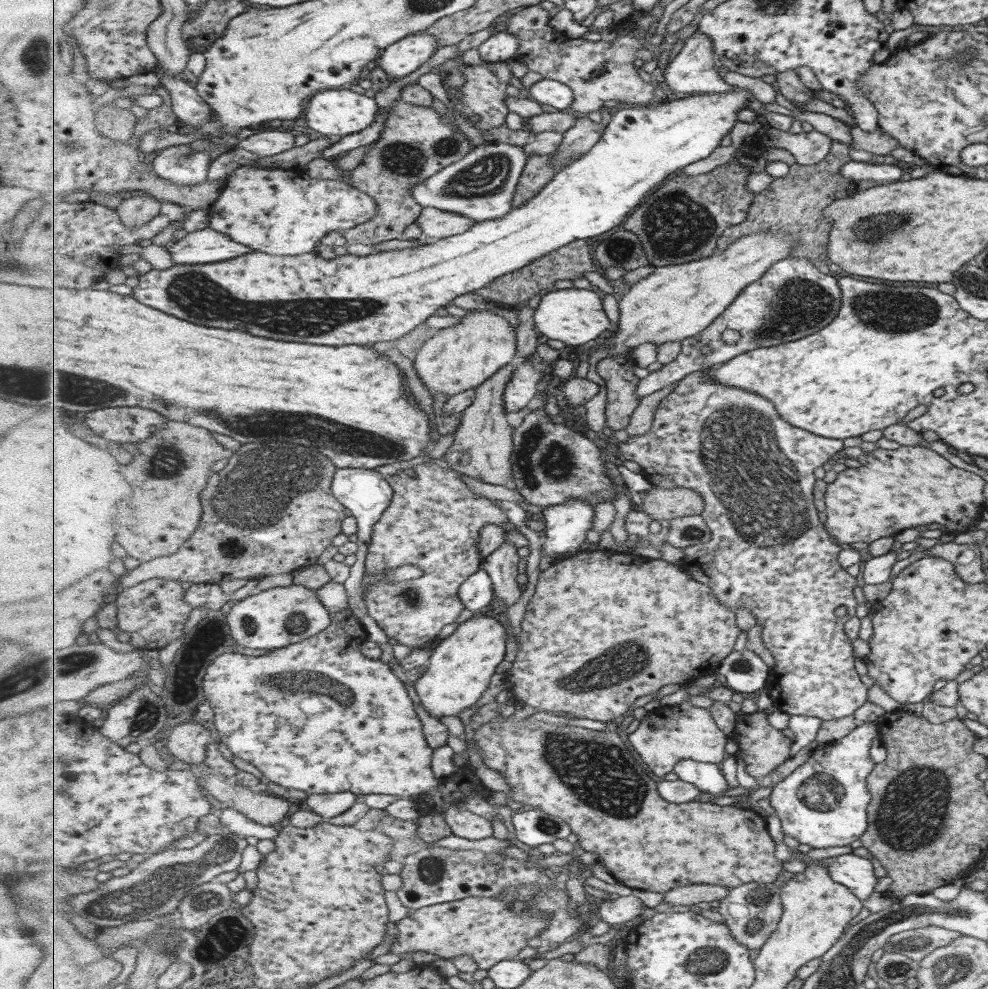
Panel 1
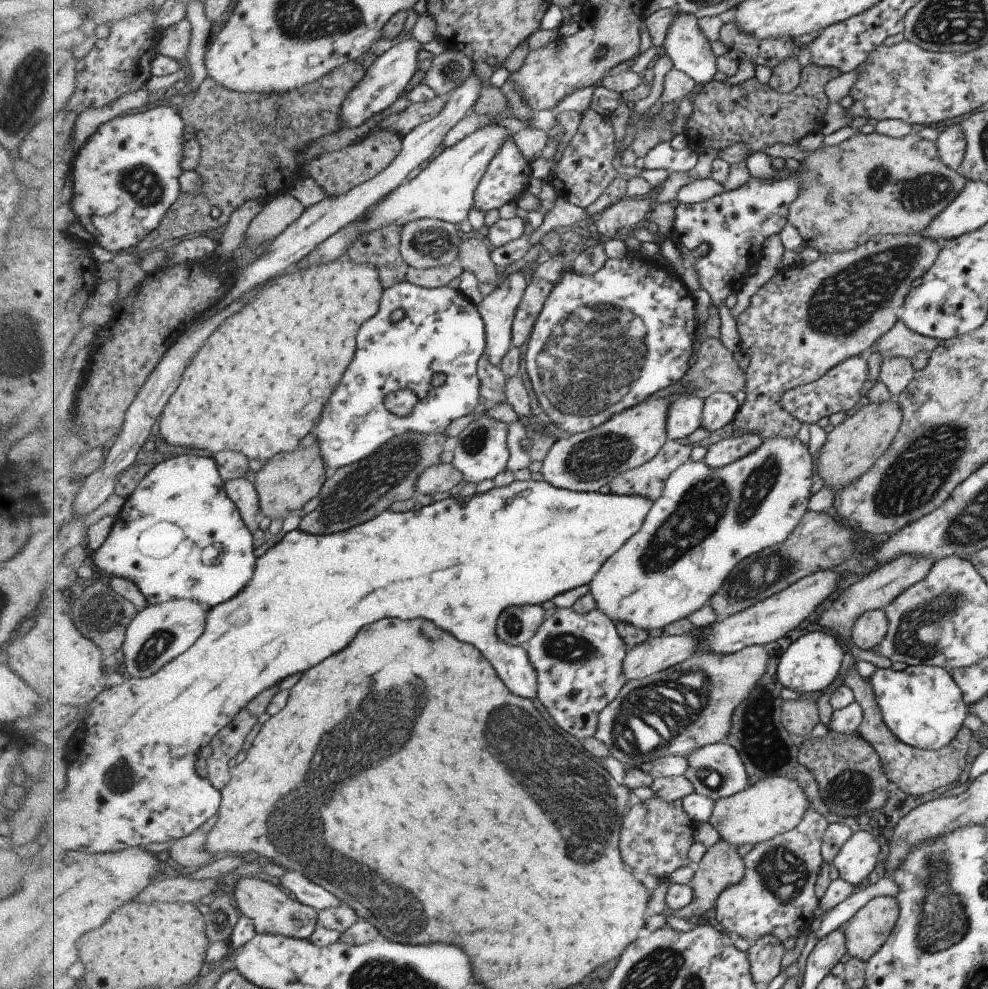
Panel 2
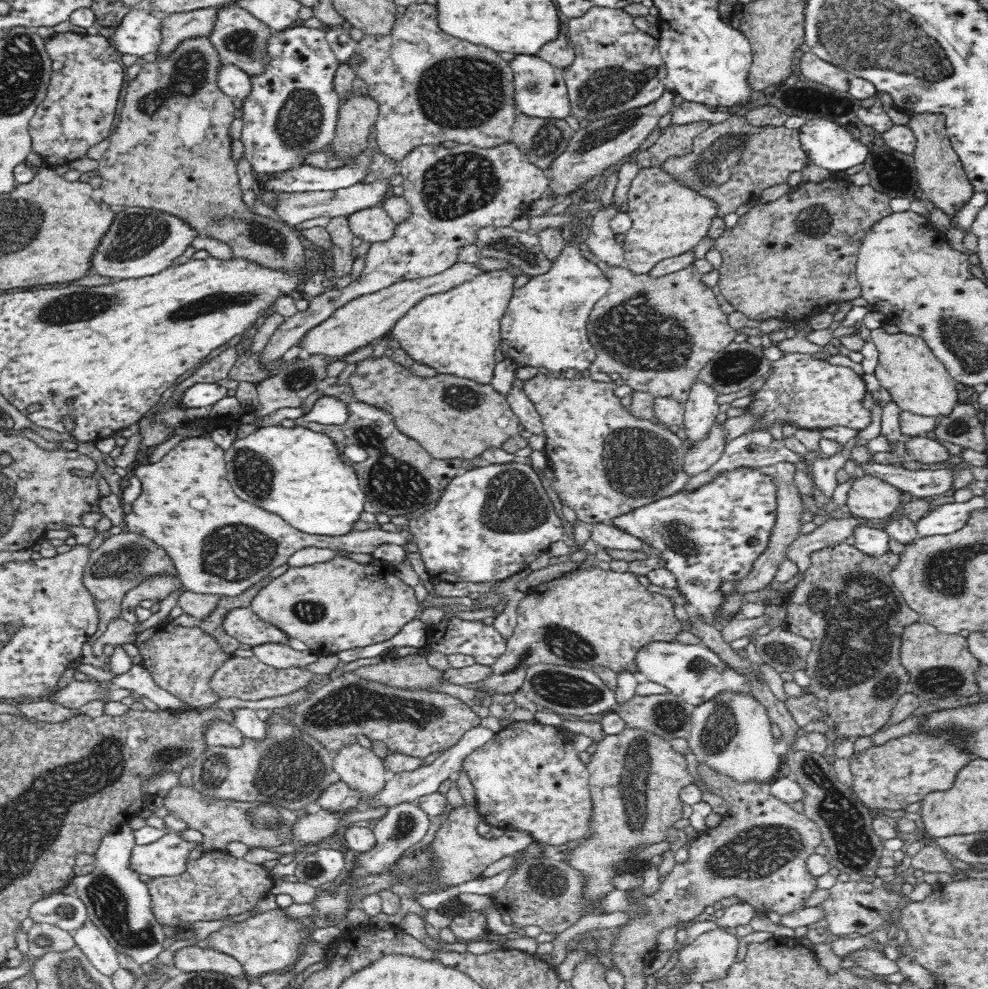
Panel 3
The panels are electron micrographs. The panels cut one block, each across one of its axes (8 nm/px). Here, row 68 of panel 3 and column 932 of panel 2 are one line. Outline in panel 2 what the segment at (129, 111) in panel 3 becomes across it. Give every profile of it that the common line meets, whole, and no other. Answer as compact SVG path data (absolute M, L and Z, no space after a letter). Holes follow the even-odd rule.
M909 132L902 137L888 137L879 133L852 135L848 139L840 142L837 145L824 145L816 148L811 154L809 159L803 160L803 164L807 166L807 174L803 178L803 190L801 190L801 196L799 200L793 204L793 208L790 210L789 223L793 224L799 229L799 232L805 239L805 246L811 247L821 253L834 253L849 249L854 249L856 246L863 244L866 240L871 239L875 235L908 235L920 233L934 216L937 216L960 192L966 183L966 178L958 171L949 168L946 164L943 164L938 159L938 152L935 146L935 141L926 140L921 138L914 132Z

